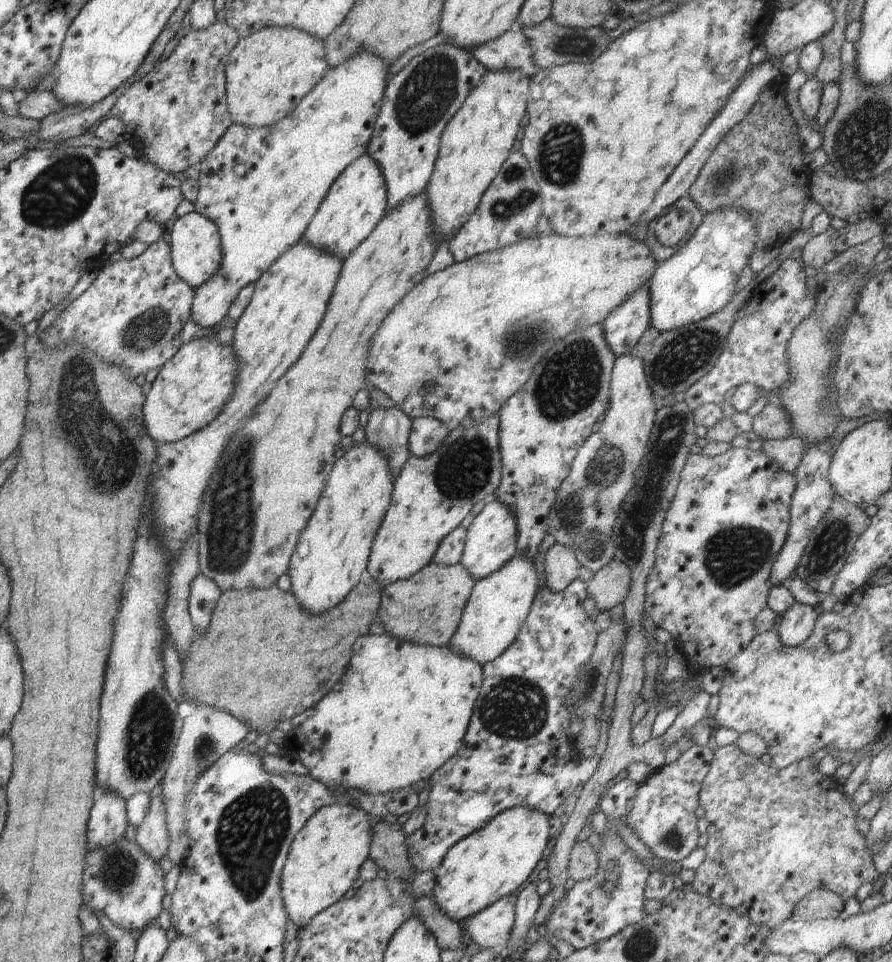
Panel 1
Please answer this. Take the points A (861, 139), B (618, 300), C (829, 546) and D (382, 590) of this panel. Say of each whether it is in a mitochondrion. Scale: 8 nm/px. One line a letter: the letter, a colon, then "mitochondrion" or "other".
A: mitochondrion
B: other
C: mitochondrion
D: other

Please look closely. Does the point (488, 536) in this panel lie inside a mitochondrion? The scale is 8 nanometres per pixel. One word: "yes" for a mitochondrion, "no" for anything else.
no

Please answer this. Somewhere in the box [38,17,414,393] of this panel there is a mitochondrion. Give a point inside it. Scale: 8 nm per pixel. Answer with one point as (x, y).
(148, 330)

